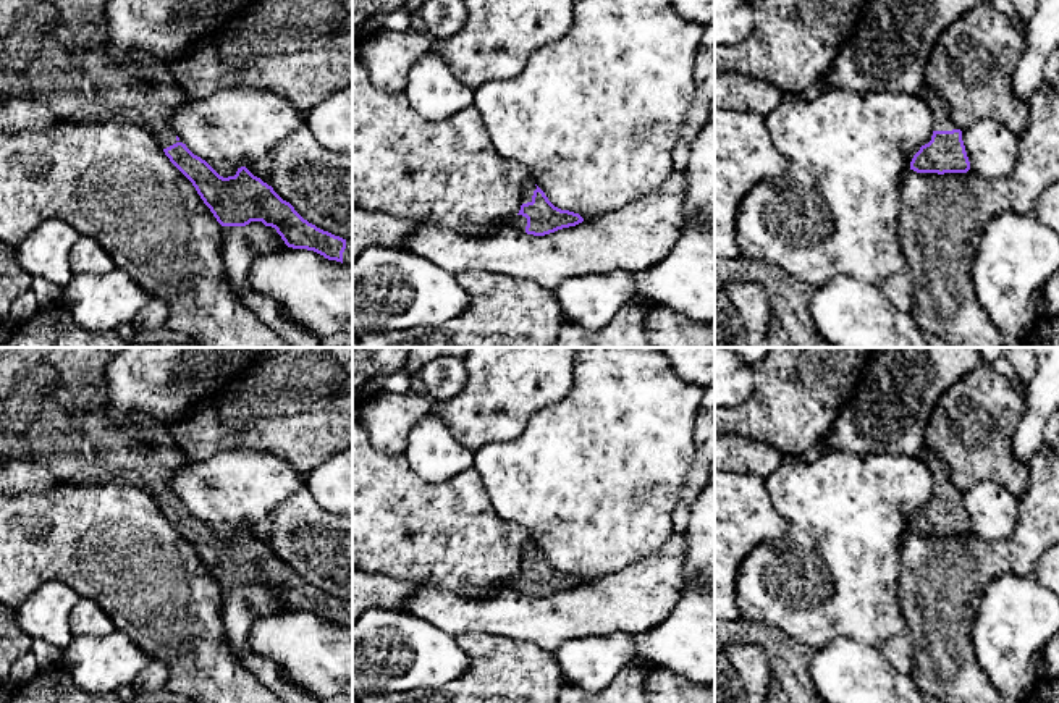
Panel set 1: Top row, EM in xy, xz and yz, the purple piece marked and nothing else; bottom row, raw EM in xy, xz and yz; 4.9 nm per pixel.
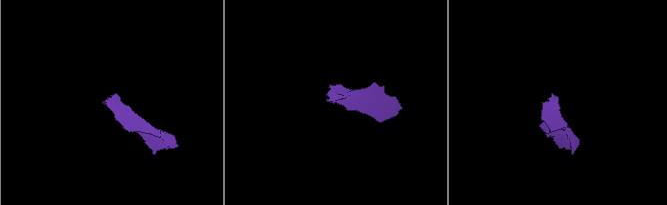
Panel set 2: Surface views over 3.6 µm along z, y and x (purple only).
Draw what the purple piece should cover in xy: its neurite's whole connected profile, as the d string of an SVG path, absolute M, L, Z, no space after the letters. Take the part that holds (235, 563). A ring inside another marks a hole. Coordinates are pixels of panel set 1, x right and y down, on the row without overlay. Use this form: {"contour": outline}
{"contour": "M0 347L0 469L10 461L23 459L45 465L60 483L131 486L147 493L170 524L192 545L204 566L222 588L246 588L262 583L293 611L307 611L352 629L352 603L346 603L304 582L272 548L254 538L246 528L234 538L220 538L205 522L194 517L176 498L173 477L189 462L173 436L158 430L146 417L136 428L116 425L107 414L103 372L112 360L103 347Z"}

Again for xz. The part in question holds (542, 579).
{"contour": "M529 541L522 549L522 567L519 575L504 582L503 587L519 595L545 598L582 583L584 580L579 575L555 569L545 554Z"}

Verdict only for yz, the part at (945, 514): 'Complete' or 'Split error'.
Split error

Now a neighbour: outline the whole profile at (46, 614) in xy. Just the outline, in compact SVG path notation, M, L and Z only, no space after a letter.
M49 580L15 611L18 624L31 638L44 640L66 653L73 638L70 614L79 598L70 585Z

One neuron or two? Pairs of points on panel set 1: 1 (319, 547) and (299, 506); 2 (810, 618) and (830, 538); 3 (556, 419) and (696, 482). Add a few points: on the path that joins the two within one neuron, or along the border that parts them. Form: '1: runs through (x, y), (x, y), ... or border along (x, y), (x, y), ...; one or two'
1: runs through (309, 537), (299, 526), (299, 516); one
2: runs through (831, 603), (839, 593), (838, 559); one
3: border along (694, 440), (694, 461), (673, 513); two

